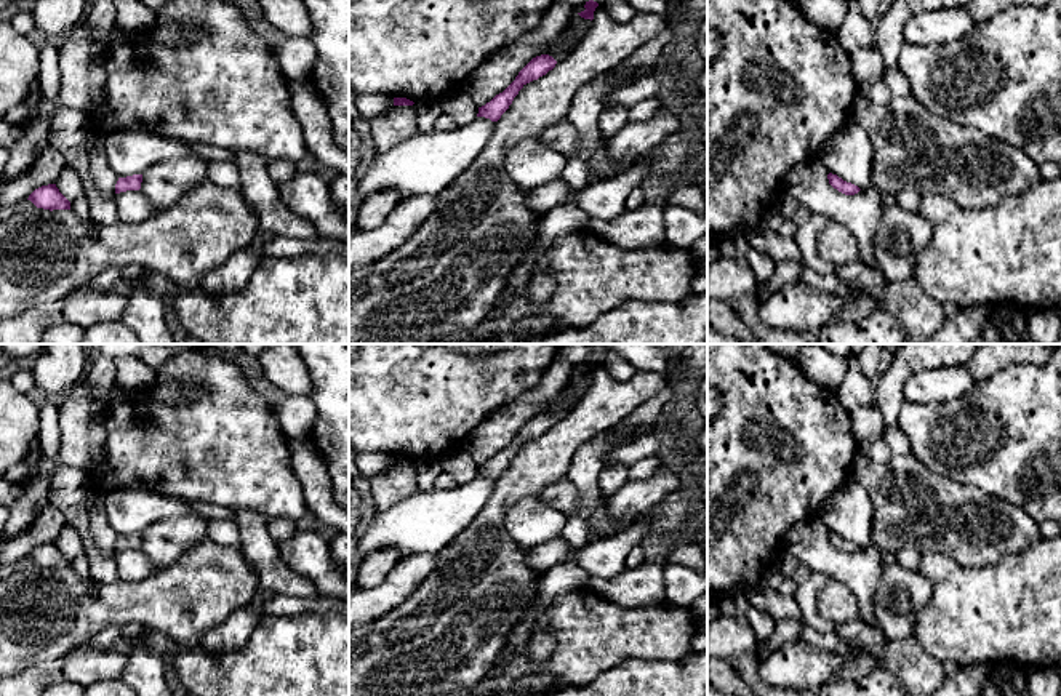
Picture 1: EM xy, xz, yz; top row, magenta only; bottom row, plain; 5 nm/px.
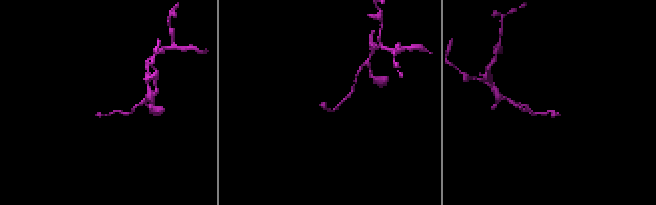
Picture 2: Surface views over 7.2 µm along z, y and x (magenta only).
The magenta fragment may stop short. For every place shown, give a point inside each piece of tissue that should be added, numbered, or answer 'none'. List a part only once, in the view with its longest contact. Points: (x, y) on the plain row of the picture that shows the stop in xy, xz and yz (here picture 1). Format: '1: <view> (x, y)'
none

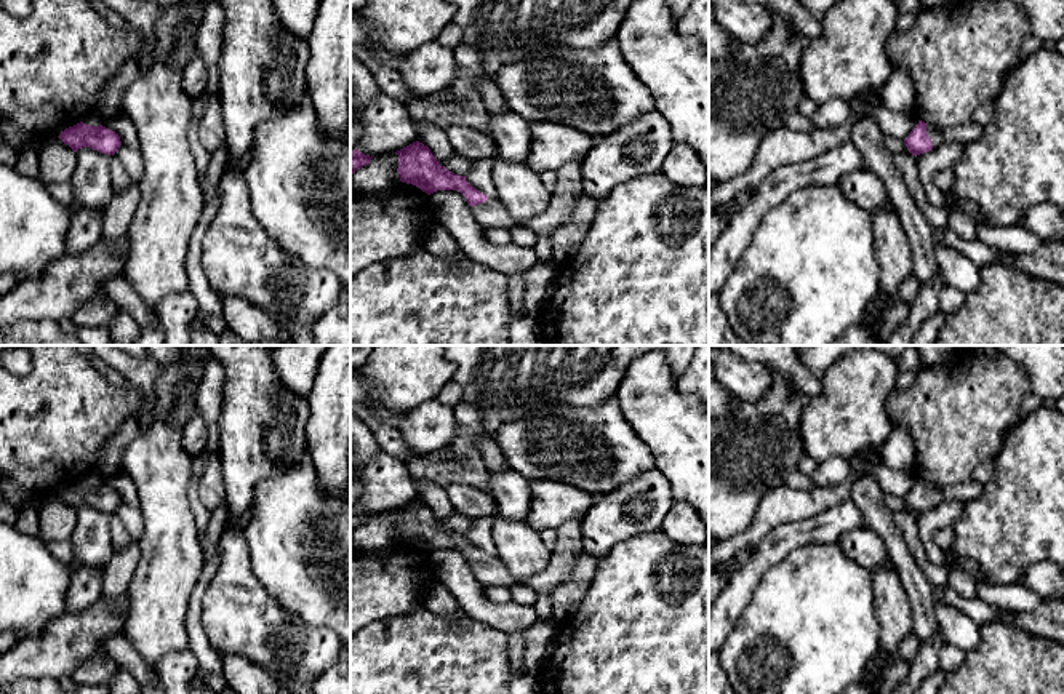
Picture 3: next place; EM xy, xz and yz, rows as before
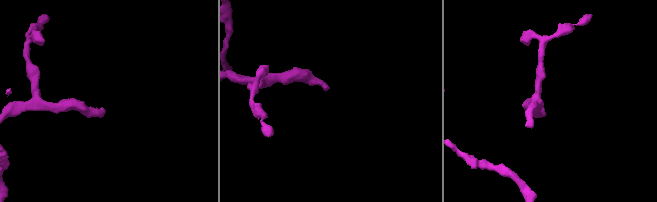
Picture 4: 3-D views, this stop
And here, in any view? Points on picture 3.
1: yz (935, 491)

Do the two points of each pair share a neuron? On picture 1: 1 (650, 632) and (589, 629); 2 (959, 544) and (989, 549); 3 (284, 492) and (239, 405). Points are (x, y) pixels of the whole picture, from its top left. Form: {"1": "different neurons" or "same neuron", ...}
{"1": "same neuron", "2": "same neuron", "3": "same neuron"}

